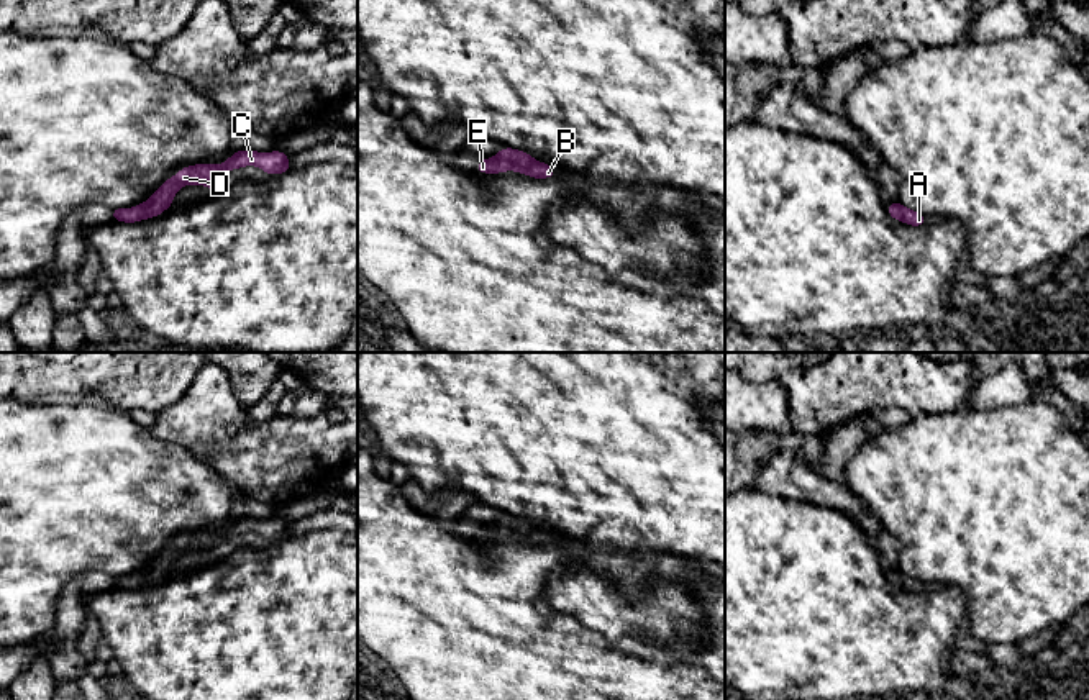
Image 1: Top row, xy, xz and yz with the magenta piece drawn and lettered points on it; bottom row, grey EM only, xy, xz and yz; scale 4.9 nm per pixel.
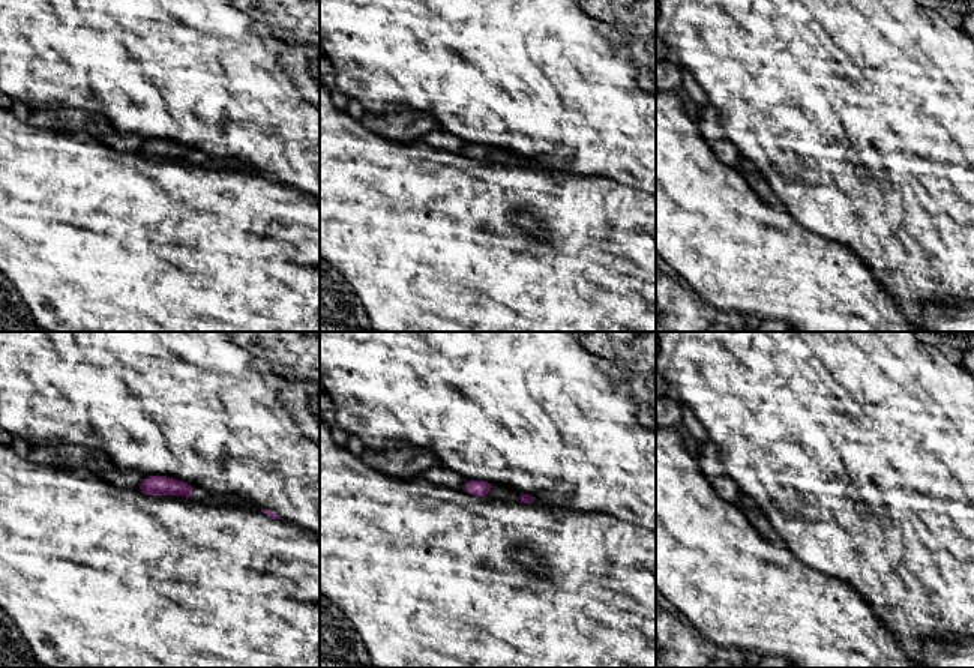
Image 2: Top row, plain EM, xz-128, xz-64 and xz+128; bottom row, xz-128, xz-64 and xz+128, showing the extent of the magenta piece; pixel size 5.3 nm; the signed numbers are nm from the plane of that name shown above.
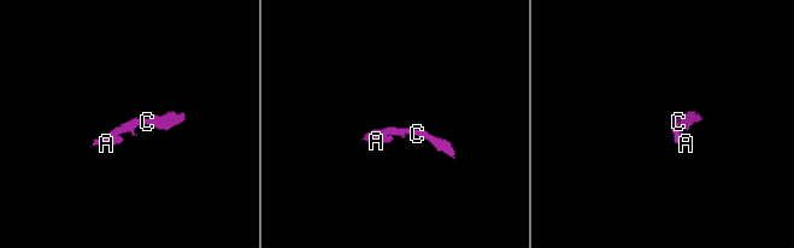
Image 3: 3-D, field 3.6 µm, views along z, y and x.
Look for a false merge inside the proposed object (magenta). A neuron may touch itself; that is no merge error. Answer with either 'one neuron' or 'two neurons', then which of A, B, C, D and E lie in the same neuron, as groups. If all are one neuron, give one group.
one neuron | A B C D E

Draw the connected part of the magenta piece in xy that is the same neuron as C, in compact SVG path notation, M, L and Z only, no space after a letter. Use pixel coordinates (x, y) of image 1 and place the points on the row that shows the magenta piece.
M239 149L218 167L213 164L185 166L175 175L169 177L144 203L131 208L112 208L112 220L123 223L136 223L146 218L156 218L172 207L172 200L182 185L208 185L212 197L220 195L220 175L233 169L256 166L266 174L280 175L290 169L289 152L284 151L244 151Z

